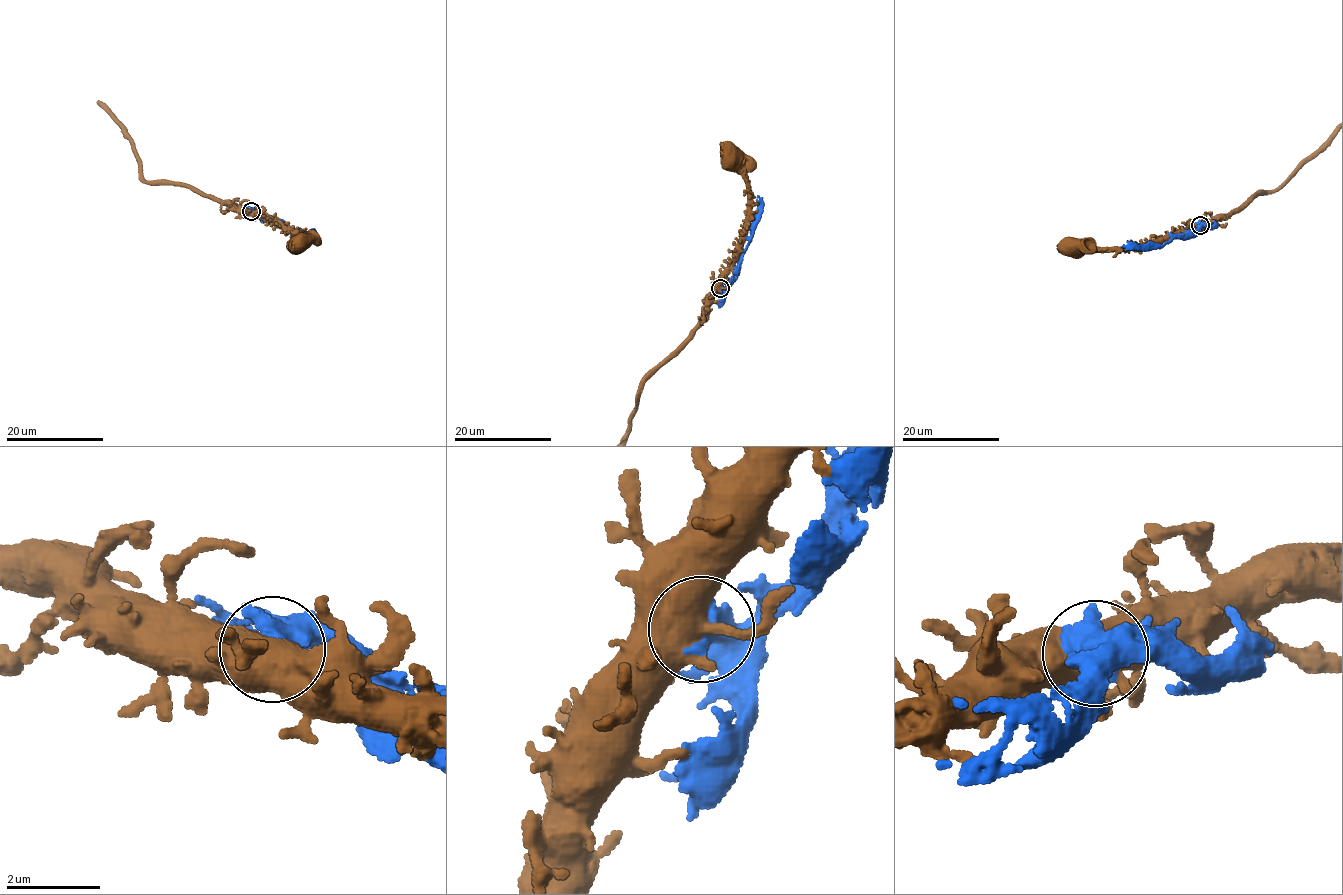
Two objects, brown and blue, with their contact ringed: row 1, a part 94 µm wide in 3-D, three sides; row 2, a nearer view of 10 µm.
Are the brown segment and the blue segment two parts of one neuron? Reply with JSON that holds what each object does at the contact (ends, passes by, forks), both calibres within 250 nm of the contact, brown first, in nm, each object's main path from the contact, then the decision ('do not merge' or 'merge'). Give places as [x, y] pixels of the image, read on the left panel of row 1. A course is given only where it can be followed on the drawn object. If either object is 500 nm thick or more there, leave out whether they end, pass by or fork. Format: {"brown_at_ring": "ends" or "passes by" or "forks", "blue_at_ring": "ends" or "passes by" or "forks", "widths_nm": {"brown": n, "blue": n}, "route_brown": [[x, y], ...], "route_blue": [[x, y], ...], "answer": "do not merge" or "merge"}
{"widths_nm": {"brown": 550, "blue": 750}, "route_brown": [[251, 211], [308, 239], [299, 243]], "answer": "do not merge"}

